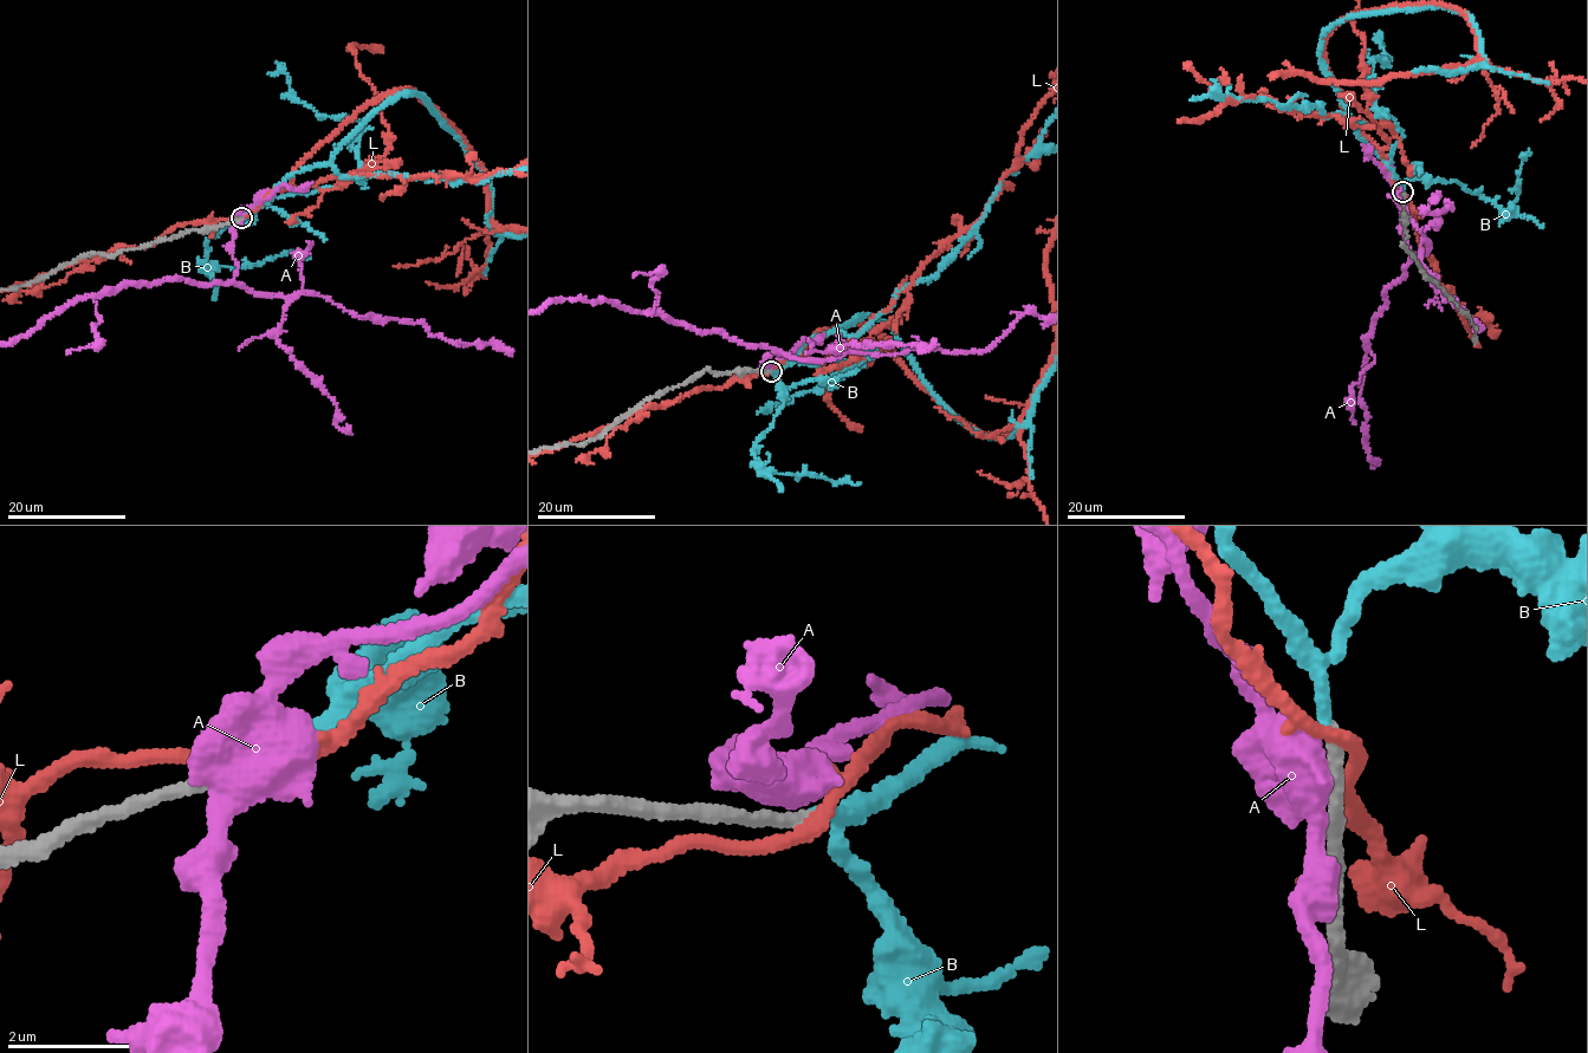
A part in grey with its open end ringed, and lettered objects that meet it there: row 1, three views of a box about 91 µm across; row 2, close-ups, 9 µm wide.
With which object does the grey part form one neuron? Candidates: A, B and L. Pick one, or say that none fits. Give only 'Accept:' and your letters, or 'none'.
Accept: B

